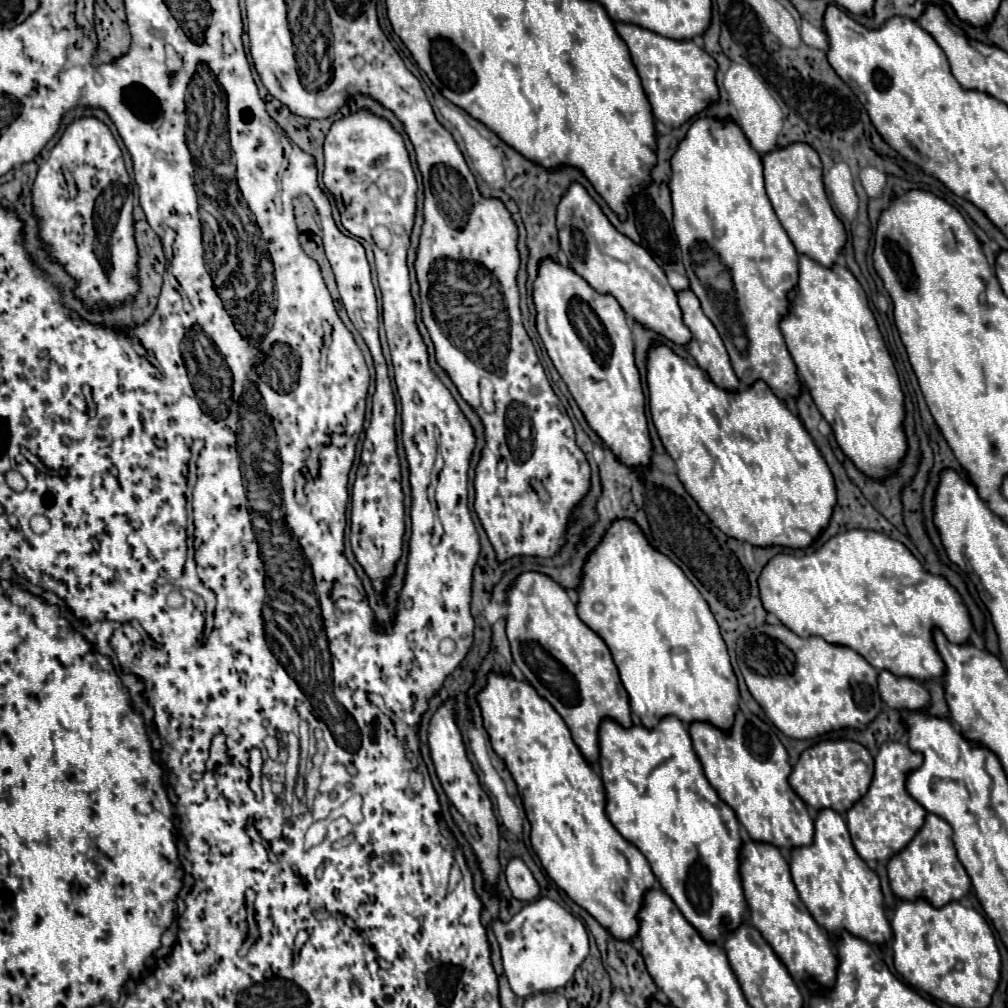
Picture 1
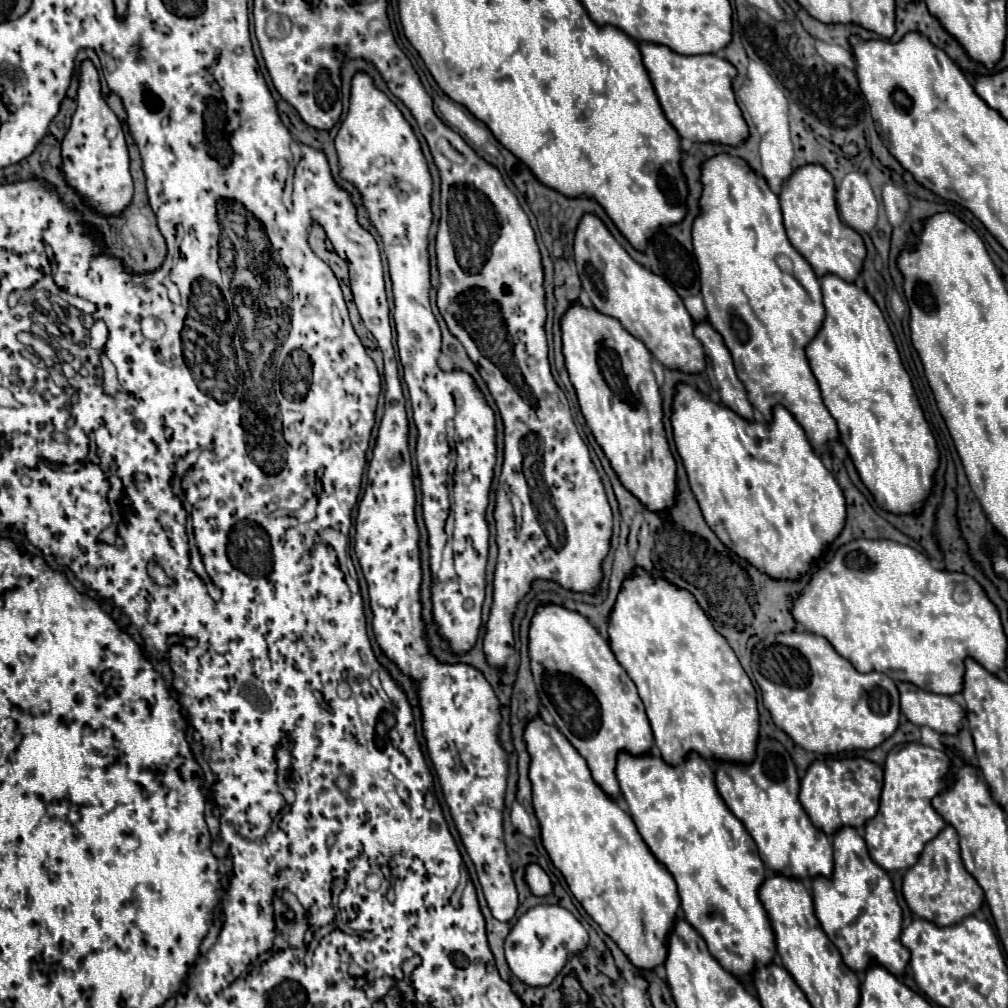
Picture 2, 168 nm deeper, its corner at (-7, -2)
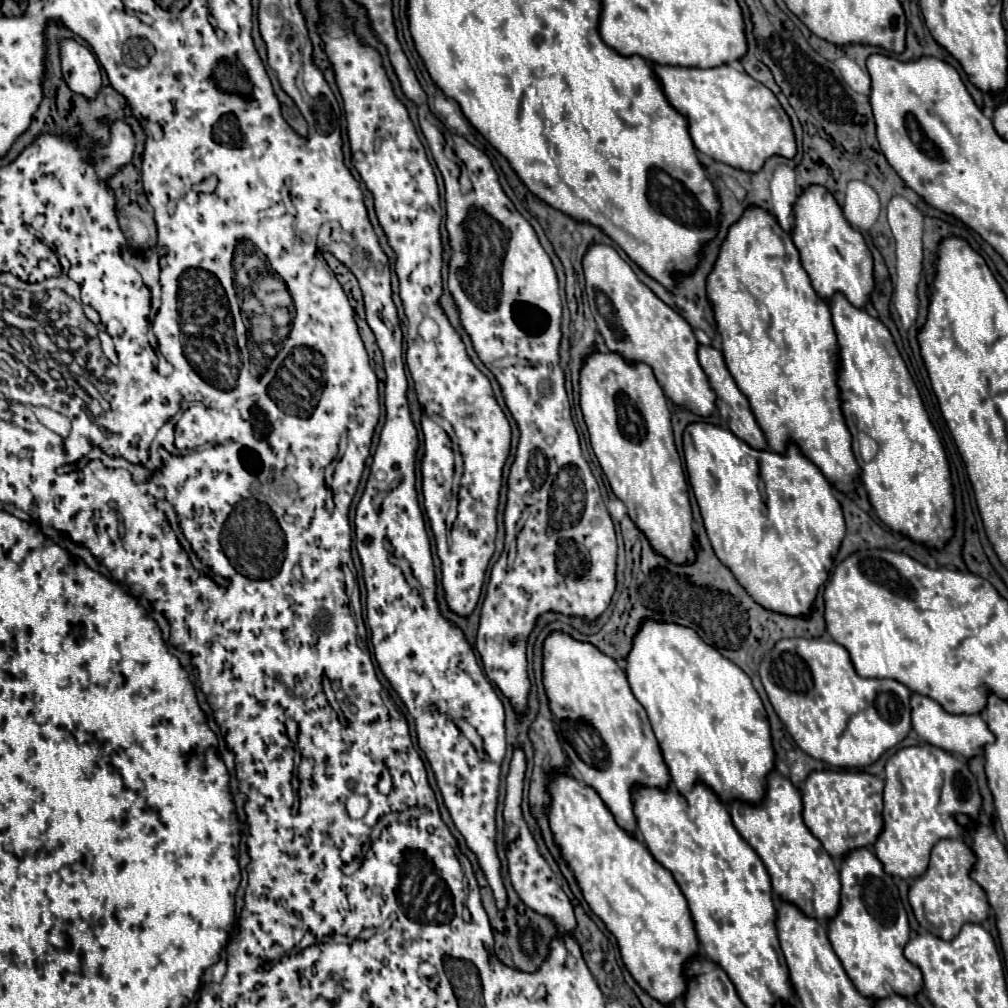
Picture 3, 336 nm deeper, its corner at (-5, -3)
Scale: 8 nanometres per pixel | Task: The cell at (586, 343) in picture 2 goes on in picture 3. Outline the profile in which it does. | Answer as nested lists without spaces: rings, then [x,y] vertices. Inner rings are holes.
[[[595,349],[583,359],[579,371],[579,387],[581,411],[589,429],[591,447],[611,483],[613,493],[625,503],[633,523],[649,537],[649,543],[653,545],[653,549],[657,549],[657,553],[673,557],[673,561],[685,561],[685,557],[693,557],[693,529],[687,479],[681,467],[681,457],[673,443],[667,399],[653,375],[653,369],[641,361],[631,363],[621,353]]]

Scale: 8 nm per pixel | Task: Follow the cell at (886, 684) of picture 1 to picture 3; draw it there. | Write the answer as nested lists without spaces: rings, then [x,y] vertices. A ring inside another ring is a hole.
[[[919,693],[911,695],[911,723],[913,723],[913,729],[917,731],[917,735],[921,739],[925,739],[927,743],[931,743],[935,747],[941,747],[945,751],[959,753],[967,759],[981,753],[985,743],[993,743],[993,733],[989,731],[985,719],[981,719],[981,715],[947,713],[937,701],[933,701],[931,697],[919,695]]]

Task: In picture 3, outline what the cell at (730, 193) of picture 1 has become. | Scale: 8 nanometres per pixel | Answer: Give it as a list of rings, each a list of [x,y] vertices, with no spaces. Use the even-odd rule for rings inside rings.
[[[747,207],[739,221],[729,227],[713,271],[707,277],[707,299],[713,307],[727,369],[737,387],[747,395],[769,449],[783,453],[789,443],[795,443],[839,491],[851,491],[859,465],[853,457],[851,435],[841,413],[835,367],[837,339],[831,325],[829,305],[811,287],[791,235],[783,231],[771,211],[763,207]]]

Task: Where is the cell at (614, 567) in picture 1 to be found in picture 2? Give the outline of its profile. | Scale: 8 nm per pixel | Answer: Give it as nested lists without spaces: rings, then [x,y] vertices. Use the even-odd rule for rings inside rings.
[[[635,568],[633,576],[623,582],[609,618],[609,638],[619,664],[639,690],[653,728],[655,746],[667,764],[681,766],[689,752],[697,752],[709,762],[739,760],[739,764],[747,764],[747,760],[755,756],[755,740],[759,740],[755,688],[727,640],[715,632],[713,624],[687,590],[679,590],[665,580],[653,580],[645,570]]]

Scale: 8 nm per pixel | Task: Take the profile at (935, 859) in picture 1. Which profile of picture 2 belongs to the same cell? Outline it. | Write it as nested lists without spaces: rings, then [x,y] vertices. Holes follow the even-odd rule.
[[[953,826],[941,830],[925,846],[917,864],[907,870],[903,878],[903,896],[913,914],[917,914],[927,922],[933,922],[935,926],[959,924],[959,920],[975,914],[981,908],[983,890],[963,866],[961,852],[959,852],[959,838]]]

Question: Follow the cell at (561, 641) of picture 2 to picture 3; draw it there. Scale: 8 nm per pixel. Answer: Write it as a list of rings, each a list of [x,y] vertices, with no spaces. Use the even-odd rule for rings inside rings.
[[[553,631],[543,641],[543,687],[563,751],[583,781],[599,793],[615,821],[633,833],[633,785],[667,787],[669,771],[647,713],[631,693],[625,671],[593,643],[581,643],[569,633]]]

